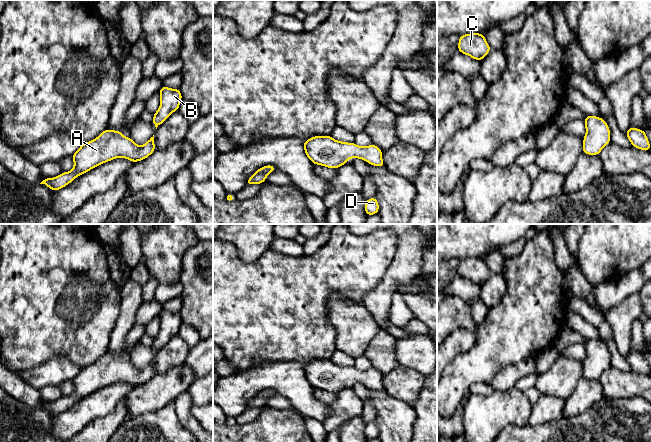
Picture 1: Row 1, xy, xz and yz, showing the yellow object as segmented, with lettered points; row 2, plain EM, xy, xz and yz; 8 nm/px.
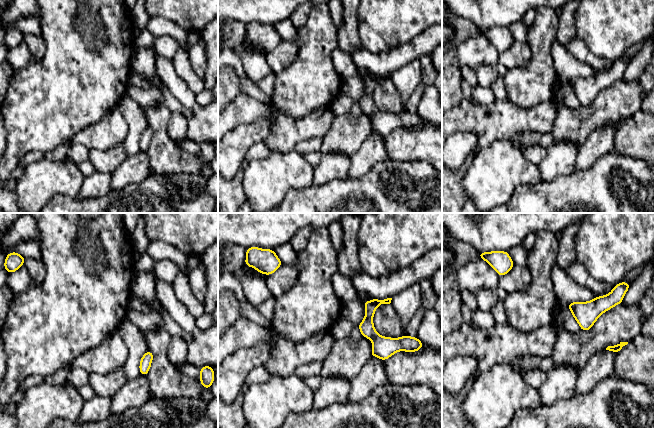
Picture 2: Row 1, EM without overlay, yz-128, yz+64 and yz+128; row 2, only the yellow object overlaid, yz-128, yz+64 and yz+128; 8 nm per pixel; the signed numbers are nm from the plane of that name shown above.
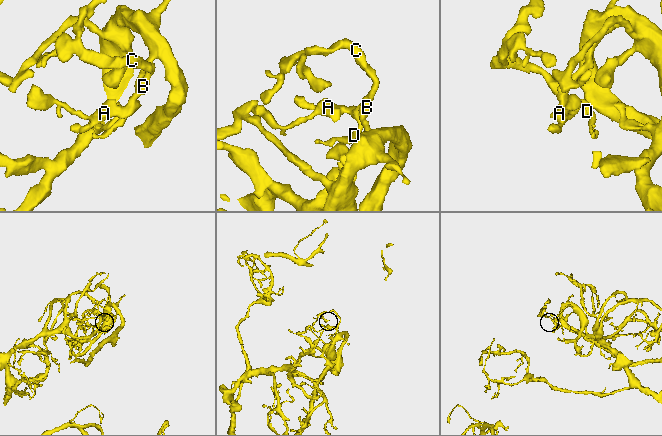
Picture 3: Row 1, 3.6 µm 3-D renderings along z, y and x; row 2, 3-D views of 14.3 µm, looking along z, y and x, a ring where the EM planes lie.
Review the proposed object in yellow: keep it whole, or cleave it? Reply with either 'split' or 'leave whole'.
leave whole

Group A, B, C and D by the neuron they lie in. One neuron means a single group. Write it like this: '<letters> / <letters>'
A B C D

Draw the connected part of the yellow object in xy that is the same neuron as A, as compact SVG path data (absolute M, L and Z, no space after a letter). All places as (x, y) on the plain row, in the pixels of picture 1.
M106 353L92 365L81 368L72 379L74 392L71 395L63 396L54 402L45 402L40 408L55 416L78 400L115 382L122 381L135 387L147 382L154 375L154 359L145 369L139 370L130 361L124 361L120 354Z

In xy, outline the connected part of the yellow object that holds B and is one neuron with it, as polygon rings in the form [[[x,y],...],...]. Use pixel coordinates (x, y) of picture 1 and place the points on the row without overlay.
[[[162,310],[159,317],[161,321],[160,331],[158,335],[154,337],[152,344],[156,353],[170,340],[172,336],[178,335],[182,324],[180,313],[171,313],[166,310]]]

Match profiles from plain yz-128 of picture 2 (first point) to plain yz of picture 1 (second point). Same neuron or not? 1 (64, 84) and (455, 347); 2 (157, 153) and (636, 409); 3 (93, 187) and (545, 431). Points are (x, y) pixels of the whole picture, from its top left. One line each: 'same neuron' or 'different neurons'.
1: different neurons
2: different neurons
3: different neurons

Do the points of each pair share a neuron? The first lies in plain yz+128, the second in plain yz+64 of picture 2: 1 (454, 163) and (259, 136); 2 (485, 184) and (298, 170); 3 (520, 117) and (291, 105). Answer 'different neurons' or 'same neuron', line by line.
1: same neuron
2: same neuron
3: different neurons

